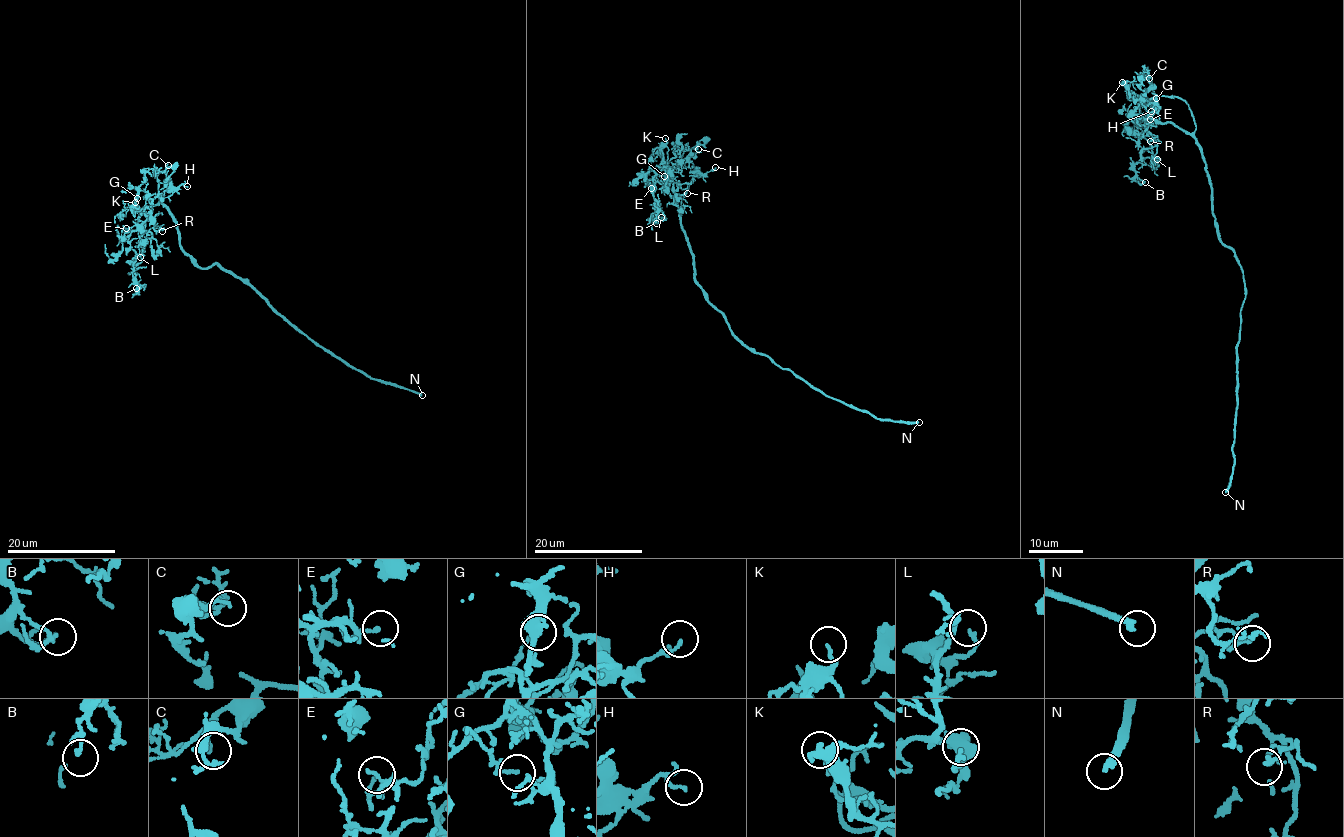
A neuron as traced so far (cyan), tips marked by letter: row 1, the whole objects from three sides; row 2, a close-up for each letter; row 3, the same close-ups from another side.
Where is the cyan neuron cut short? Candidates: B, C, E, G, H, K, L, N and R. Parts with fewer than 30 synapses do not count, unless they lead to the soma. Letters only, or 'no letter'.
E, N

